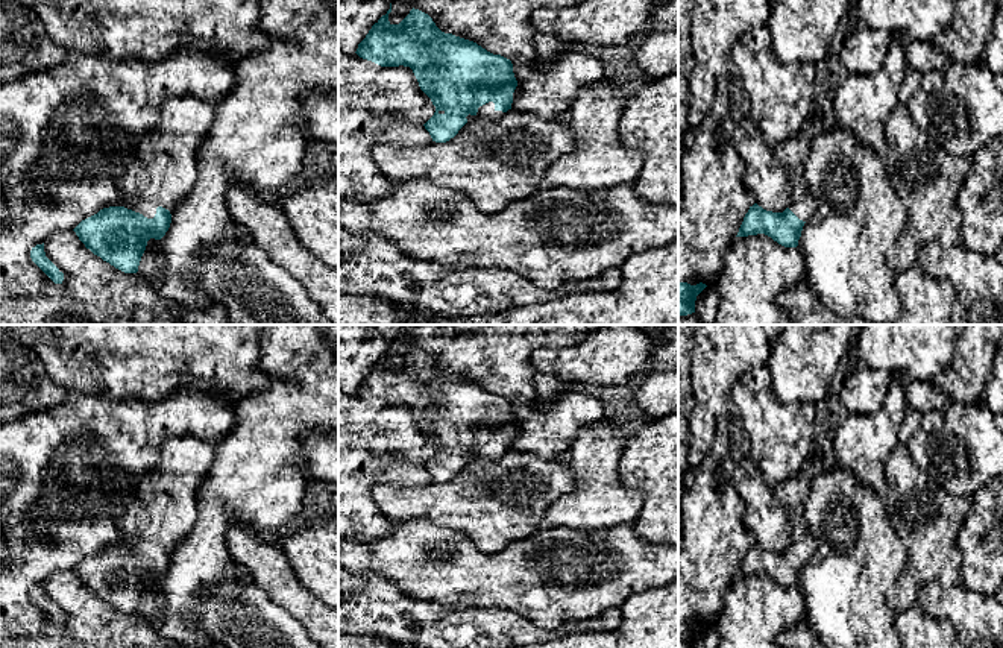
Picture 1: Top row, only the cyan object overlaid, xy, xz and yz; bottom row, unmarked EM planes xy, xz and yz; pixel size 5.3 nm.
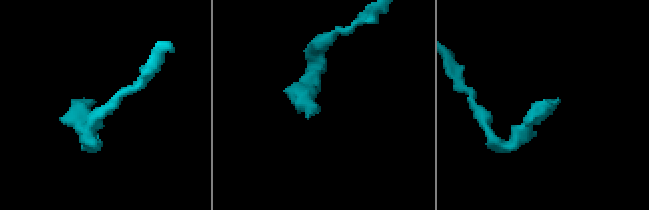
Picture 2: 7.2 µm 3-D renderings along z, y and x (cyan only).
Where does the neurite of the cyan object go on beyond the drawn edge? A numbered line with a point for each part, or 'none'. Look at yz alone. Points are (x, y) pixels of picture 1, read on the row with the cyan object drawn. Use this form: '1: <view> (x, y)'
1: yz (794, 150)

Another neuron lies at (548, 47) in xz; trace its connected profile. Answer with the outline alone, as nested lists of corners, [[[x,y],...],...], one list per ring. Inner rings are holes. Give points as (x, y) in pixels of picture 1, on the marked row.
[[[540,33],[533,39],[536,58],[534,61],[542,67],[548,68],[552,62],[564,53],[569,53],[569,47],[577,44],[575,41],[568,41],[561,36],[555,36],[551,33]]]

